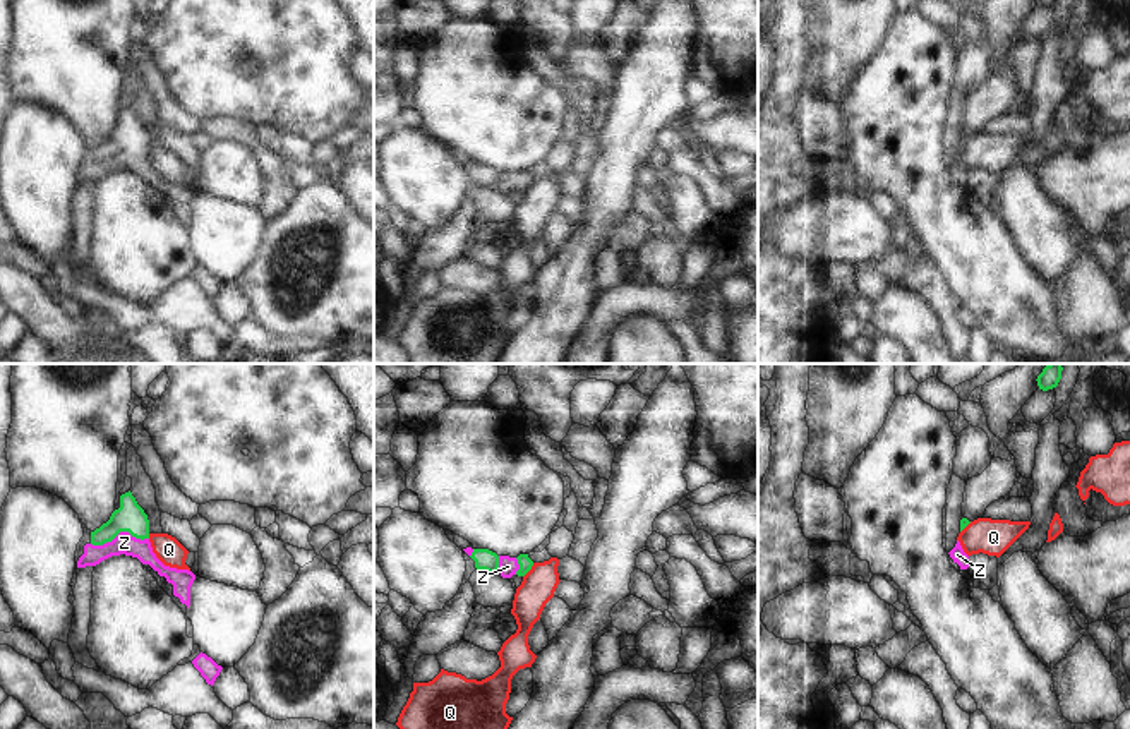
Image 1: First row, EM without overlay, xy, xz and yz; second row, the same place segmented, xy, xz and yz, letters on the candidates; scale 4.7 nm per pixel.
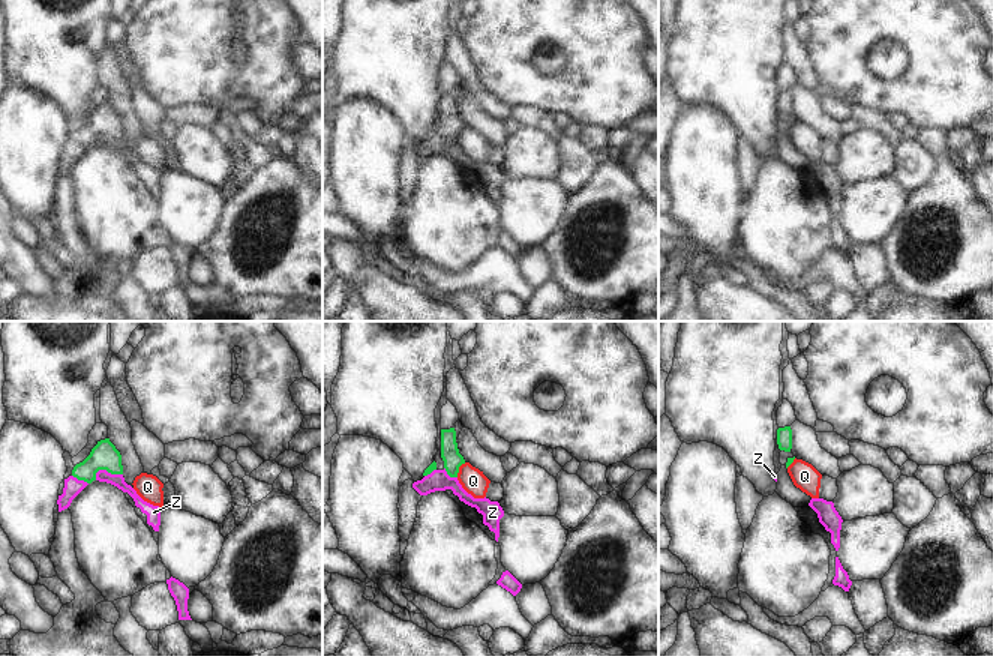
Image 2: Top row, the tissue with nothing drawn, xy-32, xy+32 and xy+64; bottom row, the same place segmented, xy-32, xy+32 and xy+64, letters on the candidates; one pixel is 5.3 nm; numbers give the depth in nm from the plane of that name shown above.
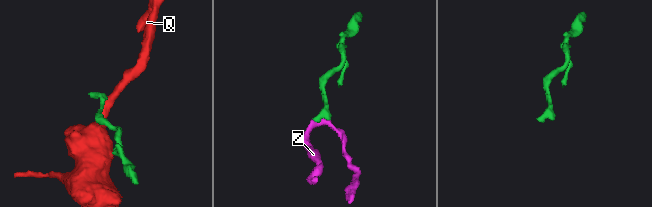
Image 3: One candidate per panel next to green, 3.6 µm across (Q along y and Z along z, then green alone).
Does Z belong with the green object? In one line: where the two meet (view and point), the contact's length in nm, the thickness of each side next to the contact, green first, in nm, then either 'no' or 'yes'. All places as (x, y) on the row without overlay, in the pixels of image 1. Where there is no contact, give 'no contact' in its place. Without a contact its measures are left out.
contact xy (119, 148); length 280 nm; calibres 140 and 100 nm; yes

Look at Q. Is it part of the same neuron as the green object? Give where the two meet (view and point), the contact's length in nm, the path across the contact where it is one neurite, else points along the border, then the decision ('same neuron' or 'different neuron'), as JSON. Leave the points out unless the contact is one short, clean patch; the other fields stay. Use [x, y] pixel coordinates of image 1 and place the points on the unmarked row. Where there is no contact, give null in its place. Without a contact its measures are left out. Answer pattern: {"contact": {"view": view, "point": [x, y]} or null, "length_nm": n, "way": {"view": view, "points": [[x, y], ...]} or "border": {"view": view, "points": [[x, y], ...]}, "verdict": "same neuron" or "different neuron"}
{"contact": {"view": "xz", "point": [530, 184]}, "length_nm": 90, "border": {"view": "xz", "points": [[534, 179], [523, 192]]}, "verdict": "different neuron"}

